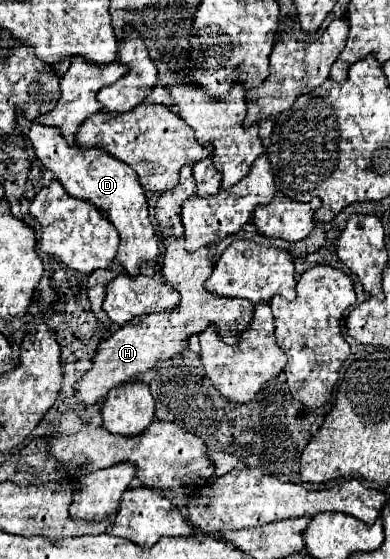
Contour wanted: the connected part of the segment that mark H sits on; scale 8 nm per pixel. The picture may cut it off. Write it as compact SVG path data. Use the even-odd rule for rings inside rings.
M178 188L164 192L154 208L154 218L158 224L158 232L162 238L162 244L166 248L164 264L162 264L162 276L166 282L180 292L182 300L176 312L164 312L164 314L148 314L142 318L136 318L122 328L118 328L110 338L102 340L98 346L98 352L92 360L92 368L76 382L76 400L82 406L92 406L96 402L102 402L106 394L116 388L118 384L130 382L134 376L148 372L158 362L174 358L180 354L186 346L186 340L192 334L204 332L210 324L216 326L216 332L222 338L234 338L238 332L244 332L254 318L254 304L250 300L242 298L222 298L208 294L204 290L204 282L212 274L214 262L208 258L208 248L200 248L194 254L188 254L184 248L184 228L180 222L180 206L184 200L192 196L188 188L182 188L184 194L178 192Z

